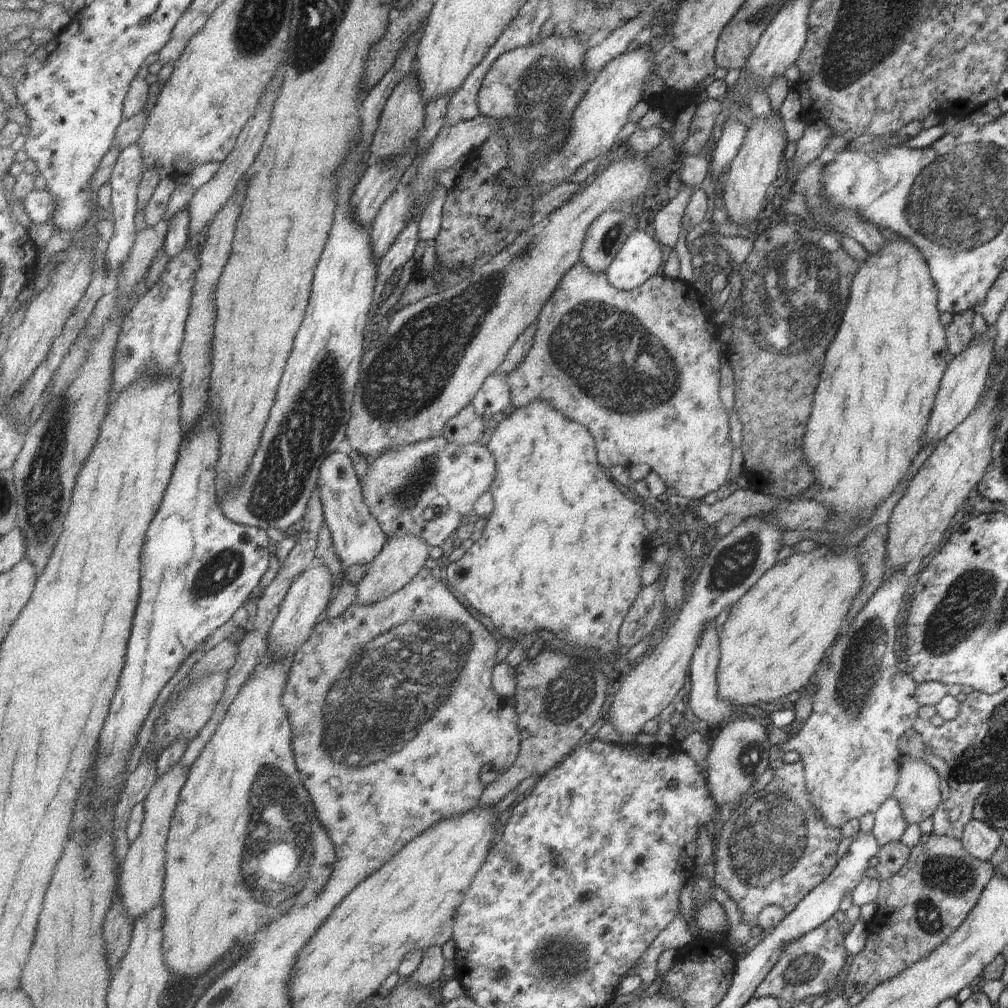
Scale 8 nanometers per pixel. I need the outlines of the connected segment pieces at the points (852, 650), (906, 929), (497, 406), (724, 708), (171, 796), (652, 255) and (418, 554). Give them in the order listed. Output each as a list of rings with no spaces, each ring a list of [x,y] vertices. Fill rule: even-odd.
[[[896,573],[886,580],[850,623],[843,636],[834,642],[806,686],[806,689],[815,692],[812,714],[798,734],[780,746],[785,752],[800,752],[810,802],[820,814],[819,818],[831,827],[841,828],[852,818],[874,815],[877,808],[893,796],[899,779],[902,755],[896,746],[904,731],[912,728],[912,721],[918,717],[920,708],[915,693],[918,684],[898,667],[894,655],[898,611],[909,586],[907,578],[911,573]]]
[[[931,834],[929,836],[929,841],[927,843],[918,843],[916,846],[911,848],[910,854],[908,855],[907,863],[897,872],[892,878],[888,880],[879,880],[879,893],[877,894],[877,899],[875,903],[877,904],[877,911],[874,918],[866,922],[866,943],[863,948],[856,956],[853,956],[852,962],[850,962],[847,973],[844,973],[842,983],[844,985],[845,996],[848,998],[852,994],[862,994],[867,995],[872,992],[879,984],[884,981],[892,980],[897,974],[900,974],[904,969],[907,969],[910,965],[916,964],[919,960],[927,957],[941,942],[944,942],[963,922],[972,909],[976,906],[980,895],[992,875],[995,873],[995,868],[990,861],[983,861],[973,857],[971,854],[966,852],[966,849],[961,843],[961,839],[950,838],[947,836],[940,836],[936,834]]]
[[[498,370],[488,377],[472,406],[482,416],[490,419],[500,412],[508,414],[513,410],[512,387],[507,374],[503,370]]]
[[[712,621],[707,624],[706,630],[702,633],[699,640],[698,648],[691,666],[691,680],[692,680],[692,694],[690,698],[690,705],[695,715],[706,722],[707,727],[711,724],[722,724],[726,718],[732,714],[736,716],[741,714],[743,716],[749,716],[752,718],[759,718],[766,721],[770,718],[770,712],[763,710],[758,705],[752,706],[738,706],[733,702],[725,701],[718,698],[718,685],[717,685],[717,668],[720,660],[719,649],[719,634],[716,629],[716,623]]]
[[[180,764],[174,766],[166,776],[157,780],[144,801],[147,815],[142,834],[133,843],[128,858],[120,866],[117,898],[123,898],[125,912],[136,923],[163,902],[167,884],[167,844],[183,788],[188,779],[187,769]]]
[[[642,227],[630,237],[607,270],[609,279],[621,291],[637,289],[660,272],[666,254],[664,244],[656,236],[647,234]]]
[[[404,533],[388,537],[388,542],[380,556],[370,565],[364,580],[359,584],[359,600],[364,604],[374,604],[406,588],[425,569],[430,560],[433,546],[417,534]]]

